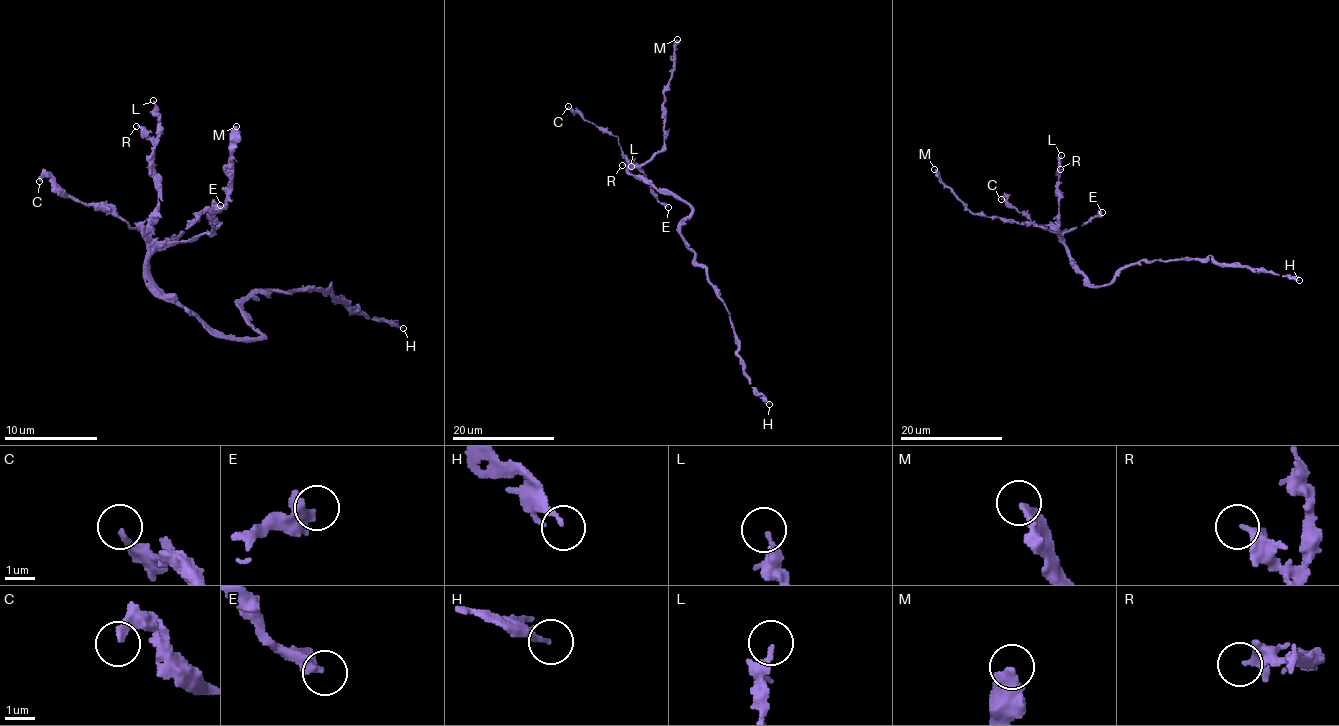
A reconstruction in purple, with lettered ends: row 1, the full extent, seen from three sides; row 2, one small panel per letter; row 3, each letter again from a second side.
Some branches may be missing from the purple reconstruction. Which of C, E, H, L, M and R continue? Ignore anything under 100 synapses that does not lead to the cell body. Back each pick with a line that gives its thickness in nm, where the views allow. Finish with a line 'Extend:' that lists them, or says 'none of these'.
Extend: none of these

